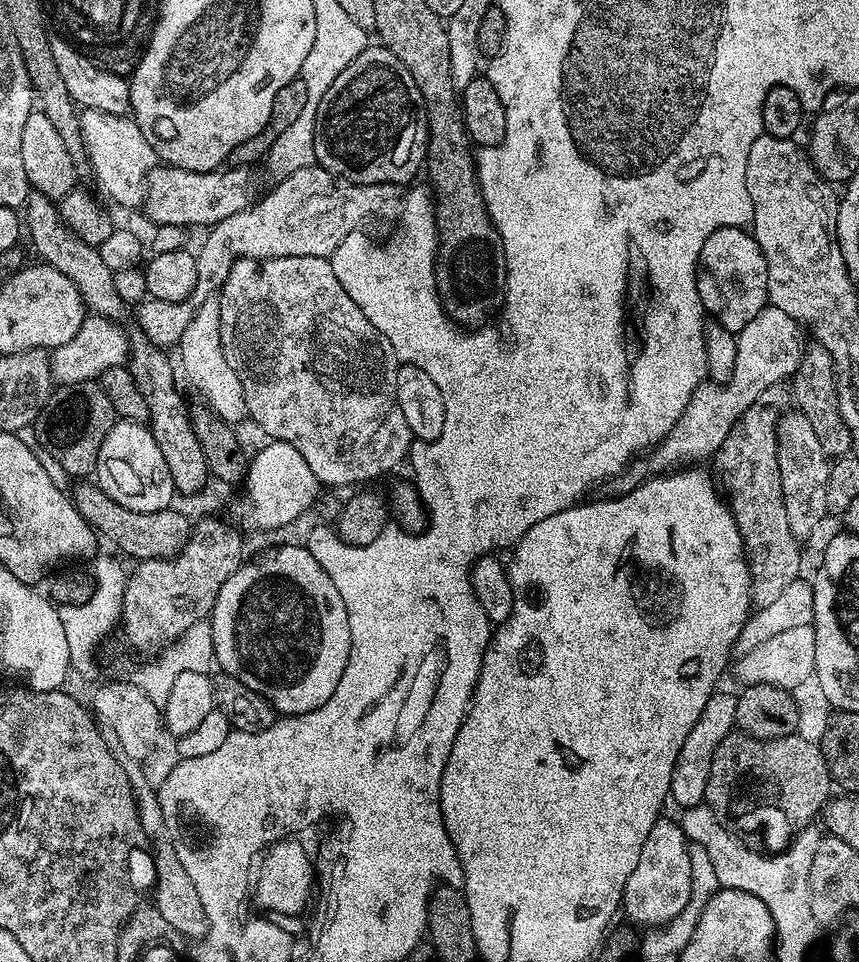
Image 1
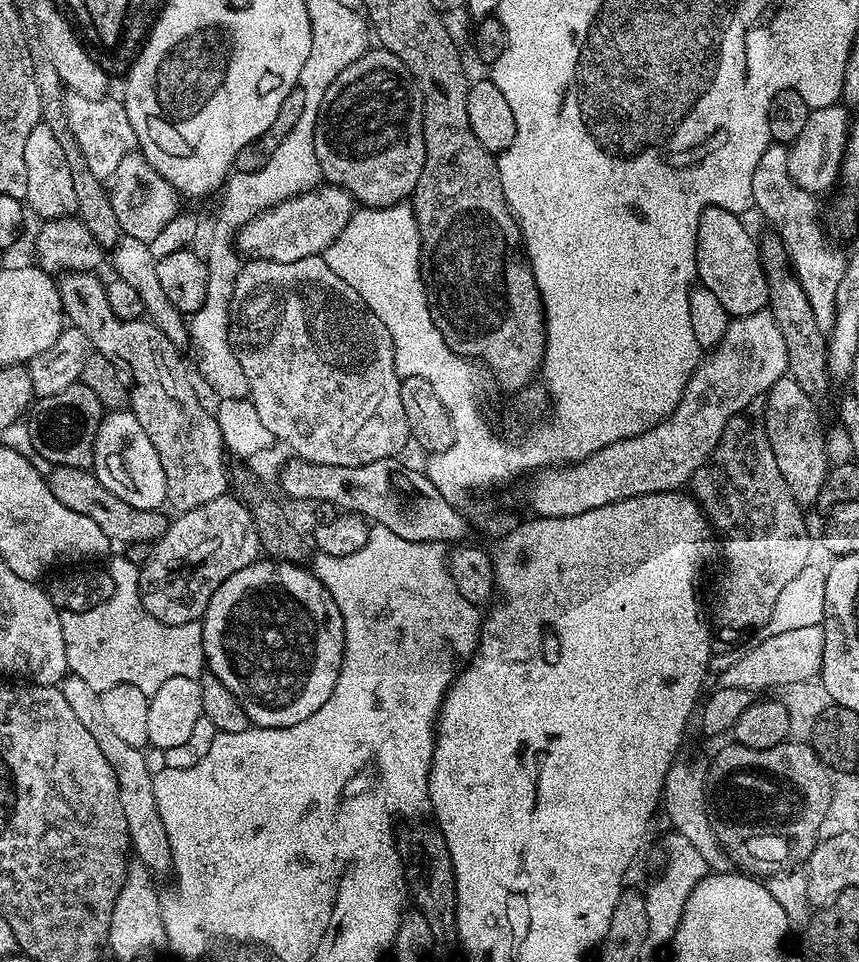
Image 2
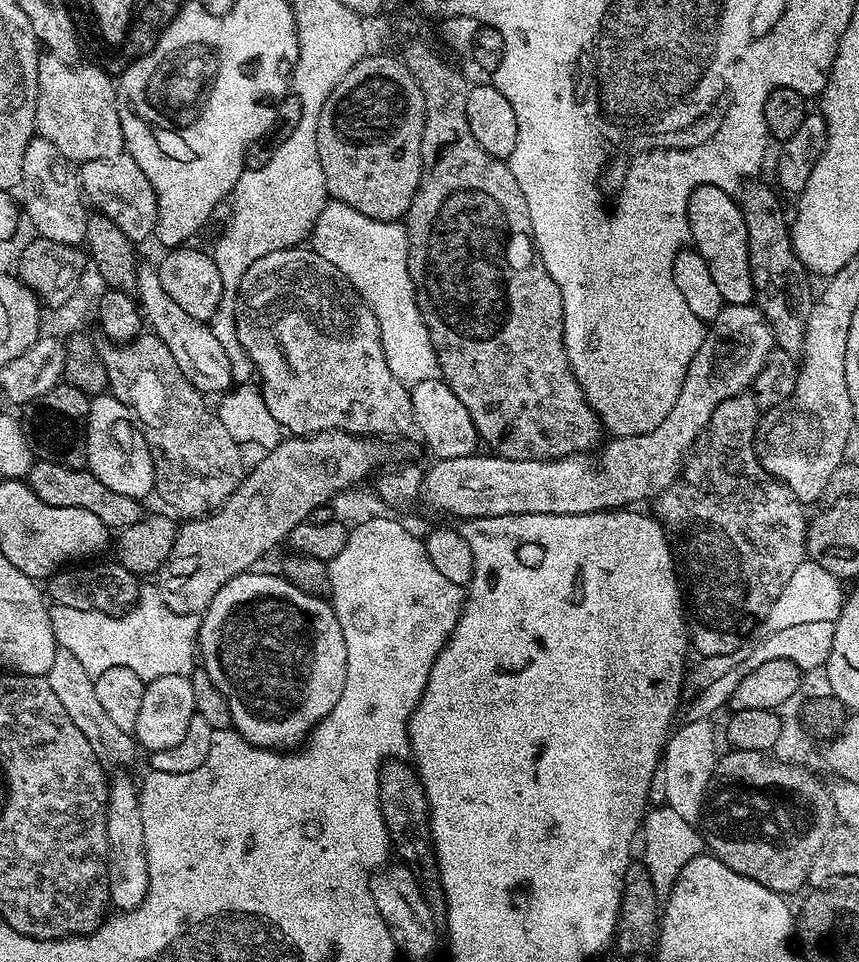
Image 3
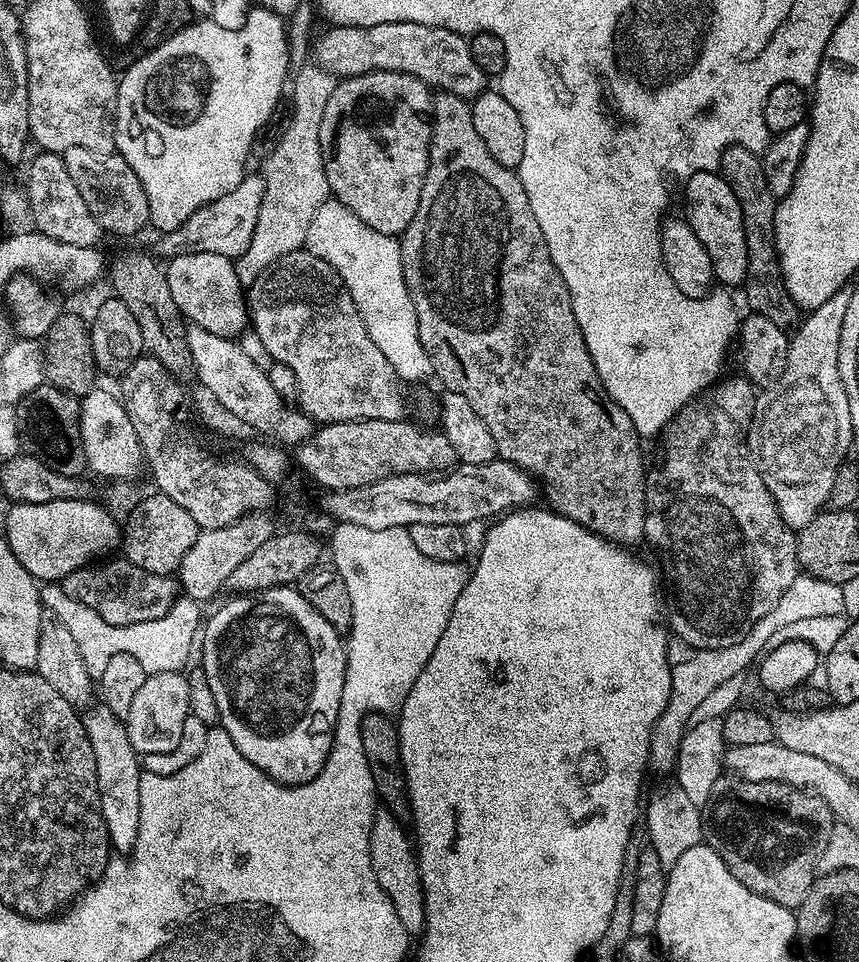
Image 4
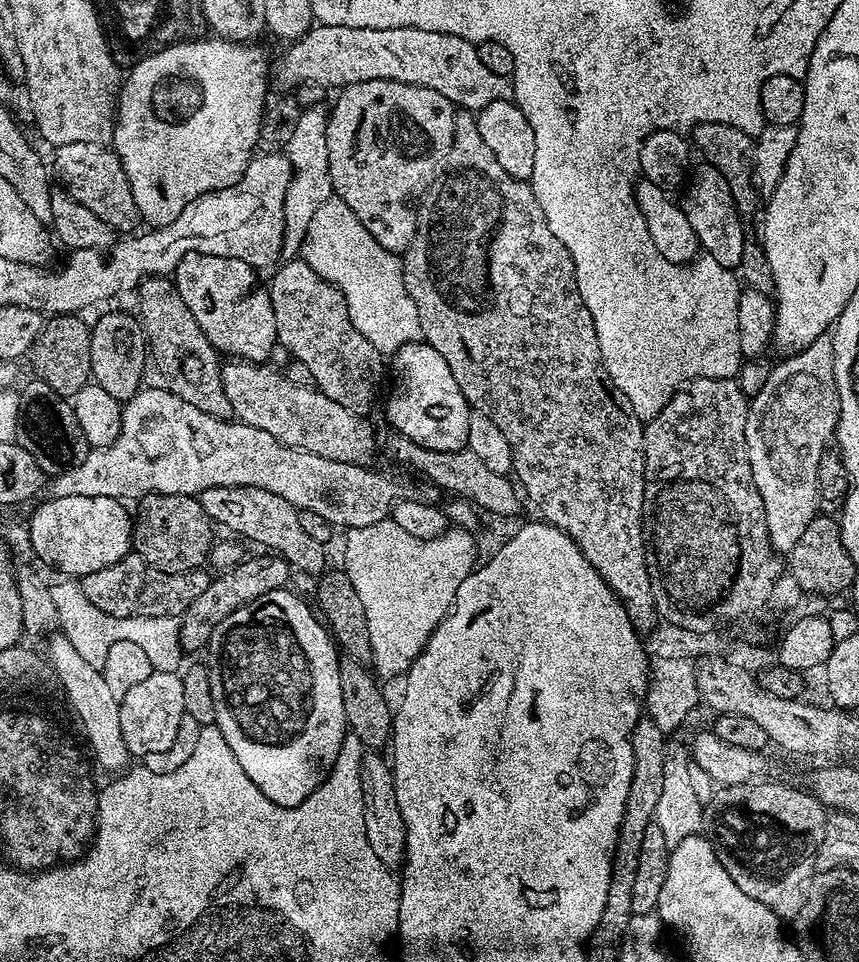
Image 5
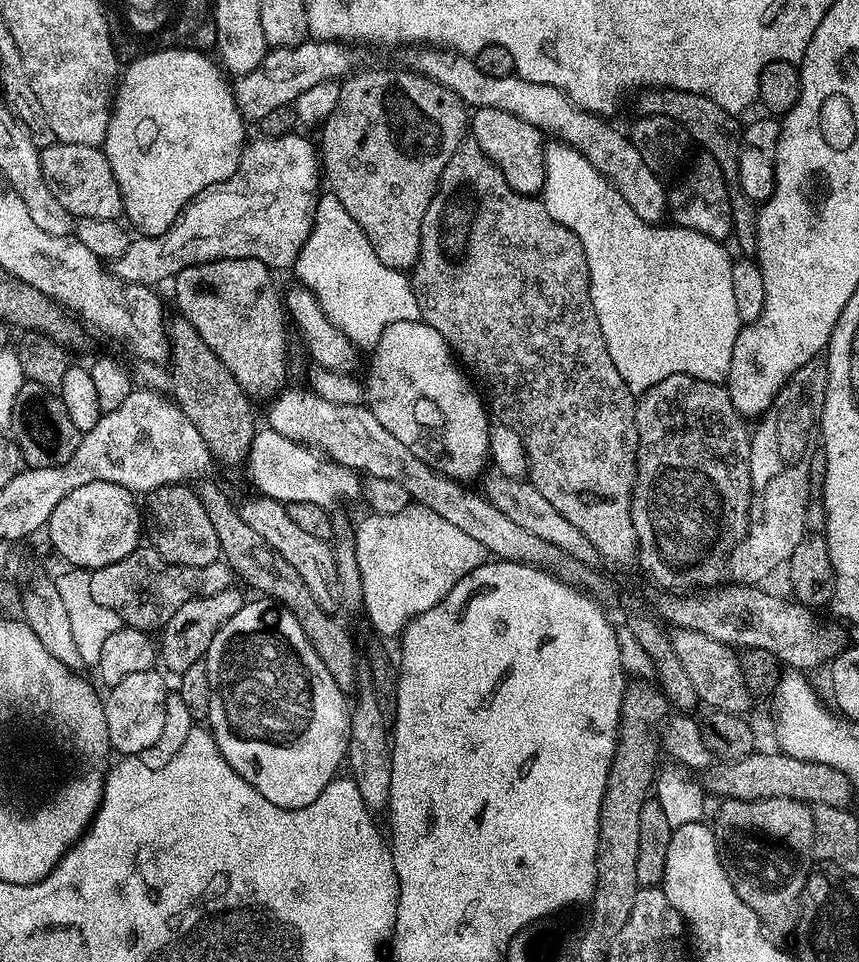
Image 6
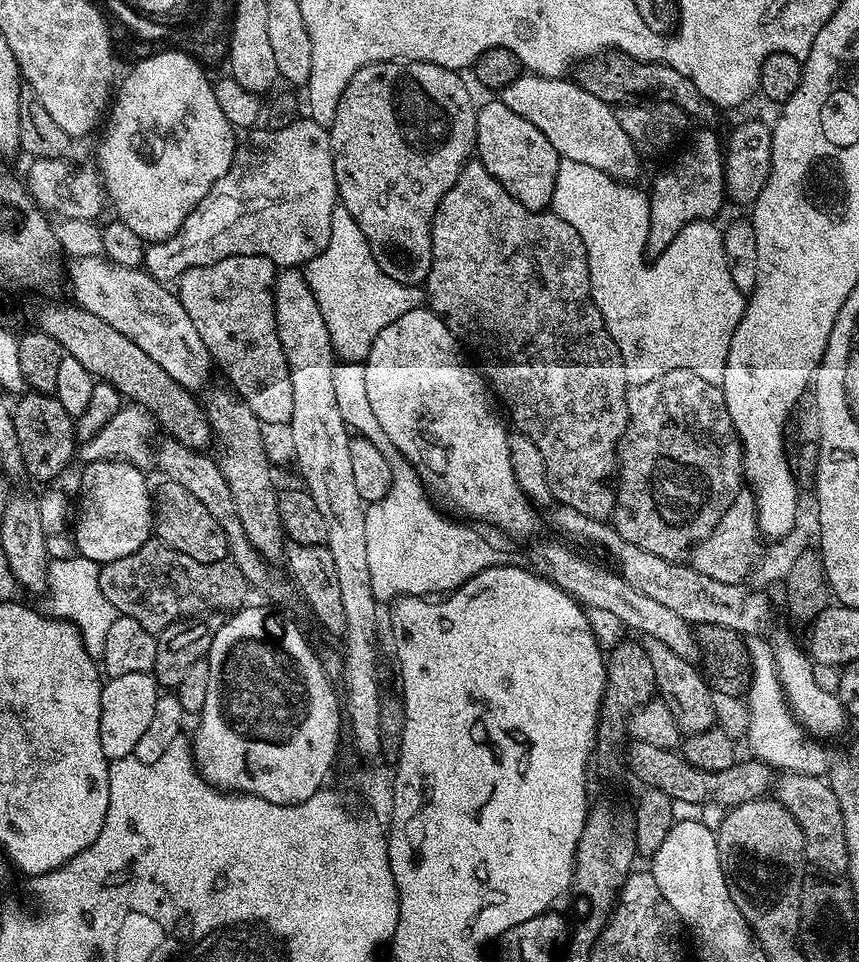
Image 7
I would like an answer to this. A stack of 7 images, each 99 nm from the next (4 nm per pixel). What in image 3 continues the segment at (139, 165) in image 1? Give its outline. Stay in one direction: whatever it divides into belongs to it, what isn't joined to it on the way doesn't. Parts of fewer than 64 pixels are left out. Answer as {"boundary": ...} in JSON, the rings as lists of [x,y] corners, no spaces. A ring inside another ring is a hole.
{"boundary":[[[51,54],[41,55],[38,62],[38,106],[36,107],[36,131],[39,139],[54,142],[67,160],[83,162],[114,158],[125,151],[122,122],[118,118],[116,84],[100,68],[92,64],[69,62]]]}

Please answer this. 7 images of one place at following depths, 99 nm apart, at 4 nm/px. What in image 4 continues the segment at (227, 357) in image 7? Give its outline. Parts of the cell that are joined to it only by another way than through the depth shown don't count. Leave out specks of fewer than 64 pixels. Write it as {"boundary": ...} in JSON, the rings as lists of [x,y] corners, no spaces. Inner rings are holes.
{"boundary":[[[181,252],[166,264],[170,298],[178,306],[185,321],[229,338],[239,337],[243,328],[250,324],[245,285],[238,278],[233,257],[205,252]]]}

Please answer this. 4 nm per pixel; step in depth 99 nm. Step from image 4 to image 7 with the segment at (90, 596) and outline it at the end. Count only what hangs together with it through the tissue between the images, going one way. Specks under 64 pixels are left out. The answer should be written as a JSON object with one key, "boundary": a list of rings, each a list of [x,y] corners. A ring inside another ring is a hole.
{"boundary":[[[158,538],[148,539],[138,550],[134,550],[134,554],[126,558],[118,558],[109,564],[100,565],[98,586],[105,595],[106,602],[110,602],[110,606],[114,606],[119,615],[134,617],[138,622],[142,622],[142,626],[146,626],[146,630],[154,634],[158,634],[176,620],[200,618],[208,614],[204,612],[231,614],[245,607],[247,600],[244,599],[247,598],[248,592],[250,593],[250,585],[246,578],[242,578],[242,570],[238,570],[238,566],[228,560],[209,564],[198,562],[195,558],[166,546]]]}

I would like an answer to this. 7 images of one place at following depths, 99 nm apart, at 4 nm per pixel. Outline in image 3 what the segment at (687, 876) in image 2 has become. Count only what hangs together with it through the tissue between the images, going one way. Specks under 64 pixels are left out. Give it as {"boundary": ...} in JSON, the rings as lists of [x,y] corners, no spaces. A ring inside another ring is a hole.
{"boundary":[[[663,766],[657,768],[650,782],[648,802],[652,809],[645,815],[642,825],[642,840],[644,836],[644,856],[642,862],[650,874],[650,882],[654,882],[654,890],[661,898],[667,897],[674,886],[678,874],[695,856],[705,851],[706,845],[701,829],[693,821],[682,818],[678,810],[666,805],[666,770]]]}

